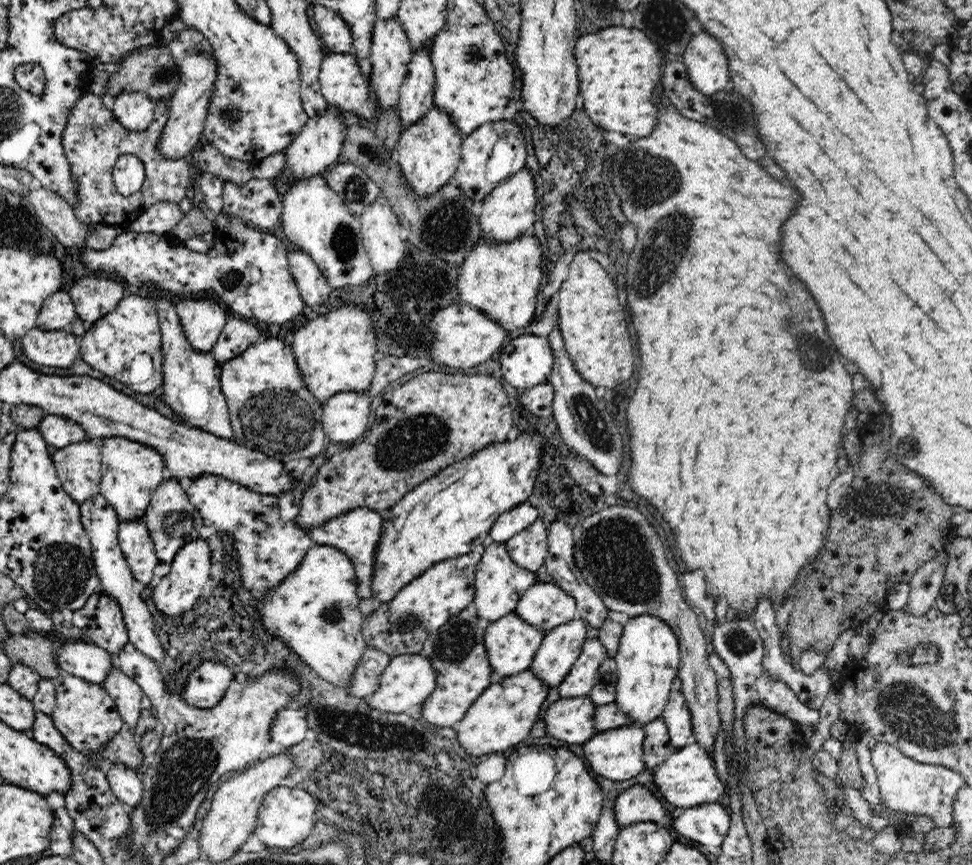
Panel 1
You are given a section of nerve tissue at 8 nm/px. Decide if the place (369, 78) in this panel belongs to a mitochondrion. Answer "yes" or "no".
no

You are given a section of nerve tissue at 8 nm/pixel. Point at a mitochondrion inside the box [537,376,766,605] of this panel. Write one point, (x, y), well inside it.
(593, 420)

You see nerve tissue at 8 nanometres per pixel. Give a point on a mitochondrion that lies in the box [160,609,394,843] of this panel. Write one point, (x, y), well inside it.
(316, 707)

